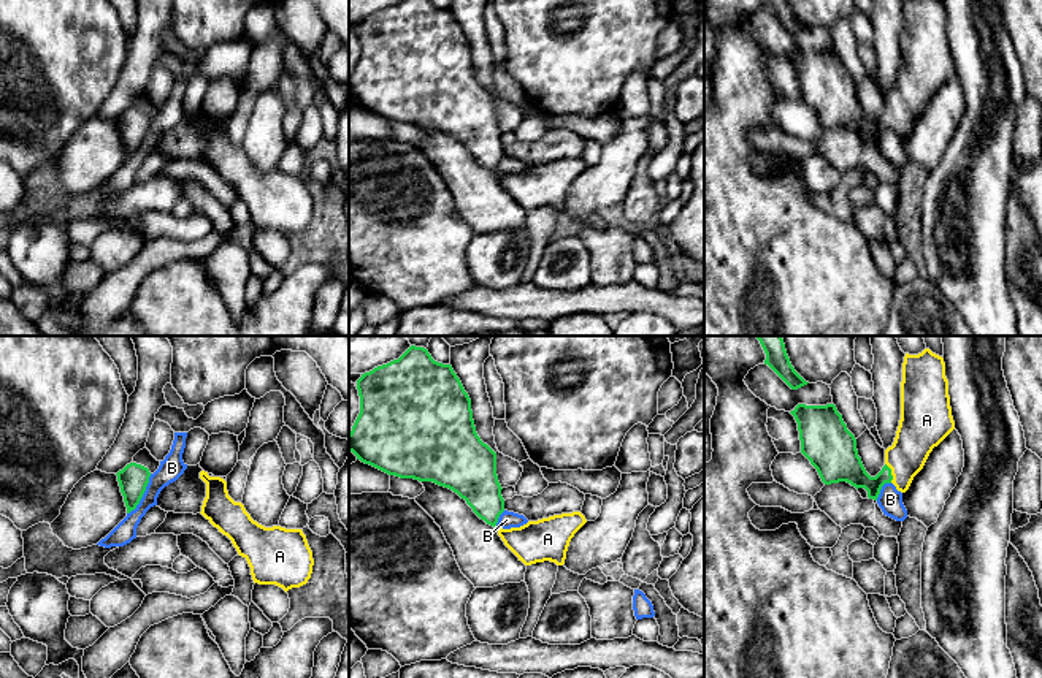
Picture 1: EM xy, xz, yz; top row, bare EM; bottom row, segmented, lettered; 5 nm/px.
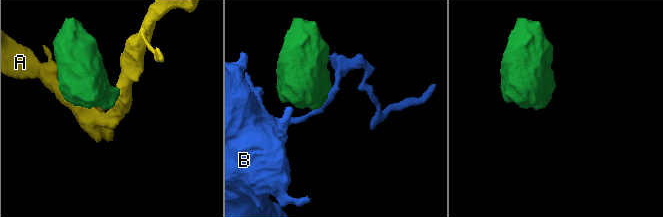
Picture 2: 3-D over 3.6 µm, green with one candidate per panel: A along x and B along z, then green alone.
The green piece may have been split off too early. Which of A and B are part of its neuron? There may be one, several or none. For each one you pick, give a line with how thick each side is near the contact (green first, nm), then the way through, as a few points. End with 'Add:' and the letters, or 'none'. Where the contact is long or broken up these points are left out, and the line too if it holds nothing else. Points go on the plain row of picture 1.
A: calibres 180 and 220 nm; way yz (842, 108), (865, 125), (890, 118), (907, 100), (919, 78)
Add: A

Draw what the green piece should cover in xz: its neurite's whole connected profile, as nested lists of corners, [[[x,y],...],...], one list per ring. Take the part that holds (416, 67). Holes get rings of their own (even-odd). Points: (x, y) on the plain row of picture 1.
[[[401,0],[398,5],[393,5],[387,10],[374,13],[370,17],[362,19],[362,22],[357,25],[357,35],[360,41],[360,59],[352,71],[352,76],[349,78],[349,97],[352,97],[357,105],[389,120],[395,120],[400,124],[414,124],[419,127],[433,127],[439,131],[449,133],[462,144],[465,144],[481,165],[496,173],[498,163],[504,157],[504,144],[501,141],[503,133],[496,120],[496,98],[477,81],[473,65],[471,44],[450,10],[438,8],[431,3],[431,0]]]

